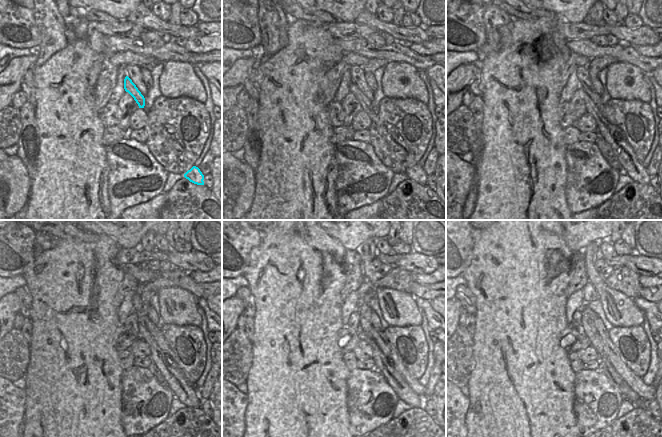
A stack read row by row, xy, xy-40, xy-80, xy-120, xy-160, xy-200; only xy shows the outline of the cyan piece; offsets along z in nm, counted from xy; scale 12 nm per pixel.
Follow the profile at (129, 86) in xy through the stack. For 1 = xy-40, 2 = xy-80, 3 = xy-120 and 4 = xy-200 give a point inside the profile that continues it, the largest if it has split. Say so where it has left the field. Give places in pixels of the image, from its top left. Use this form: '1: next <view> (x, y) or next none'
1: next xy-40 (365, 103)
2: next xy-80 (632, 166)
3: next xy-120 (183, 390)
4: next xy-200 (627, 392)

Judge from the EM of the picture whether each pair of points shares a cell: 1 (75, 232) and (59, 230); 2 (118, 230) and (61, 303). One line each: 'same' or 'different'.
1: same
2: different

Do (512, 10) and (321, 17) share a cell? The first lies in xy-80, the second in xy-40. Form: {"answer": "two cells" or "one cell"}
{"answer": "one cell"}

